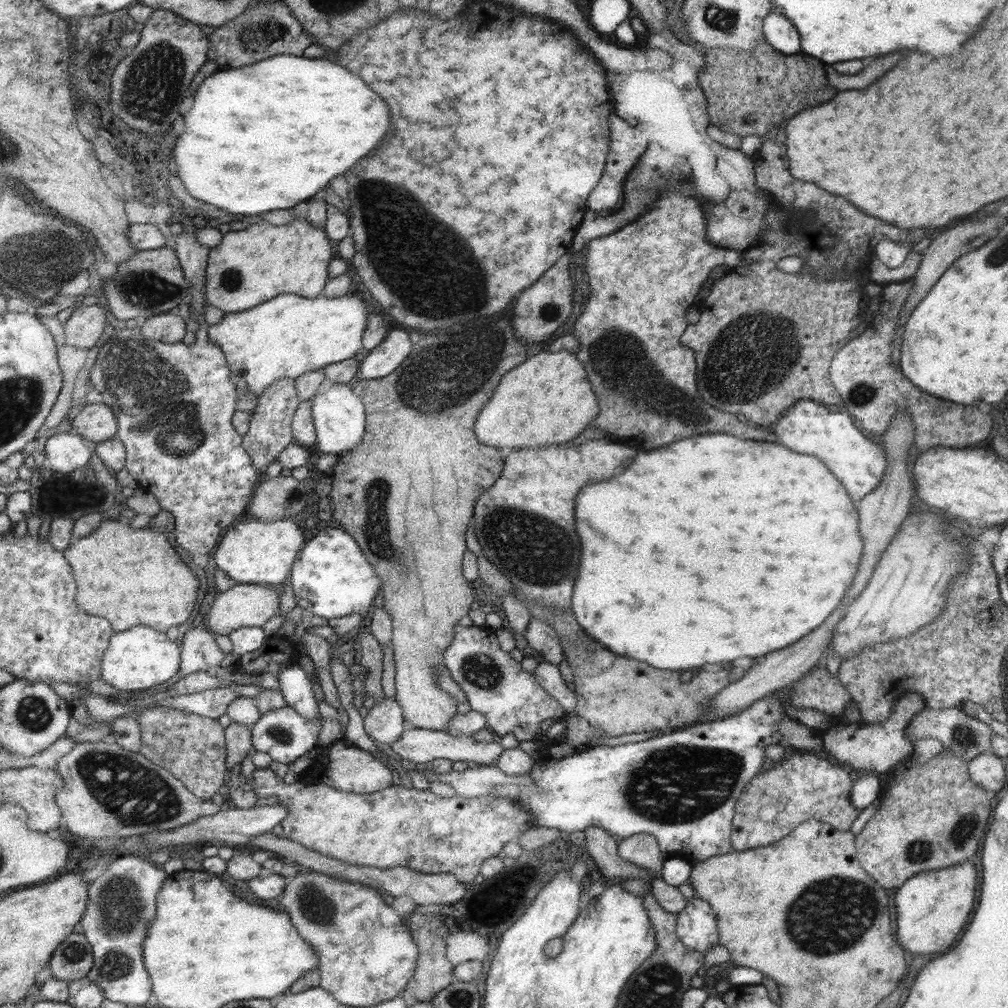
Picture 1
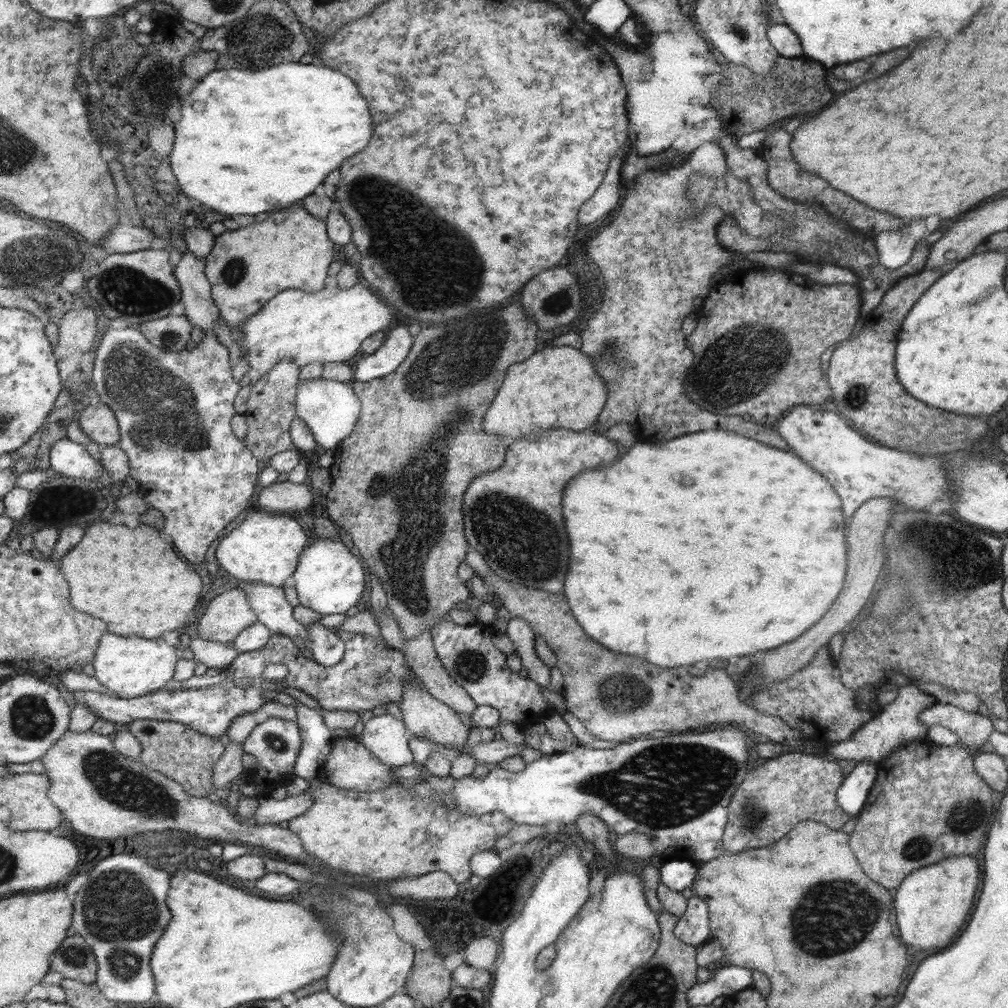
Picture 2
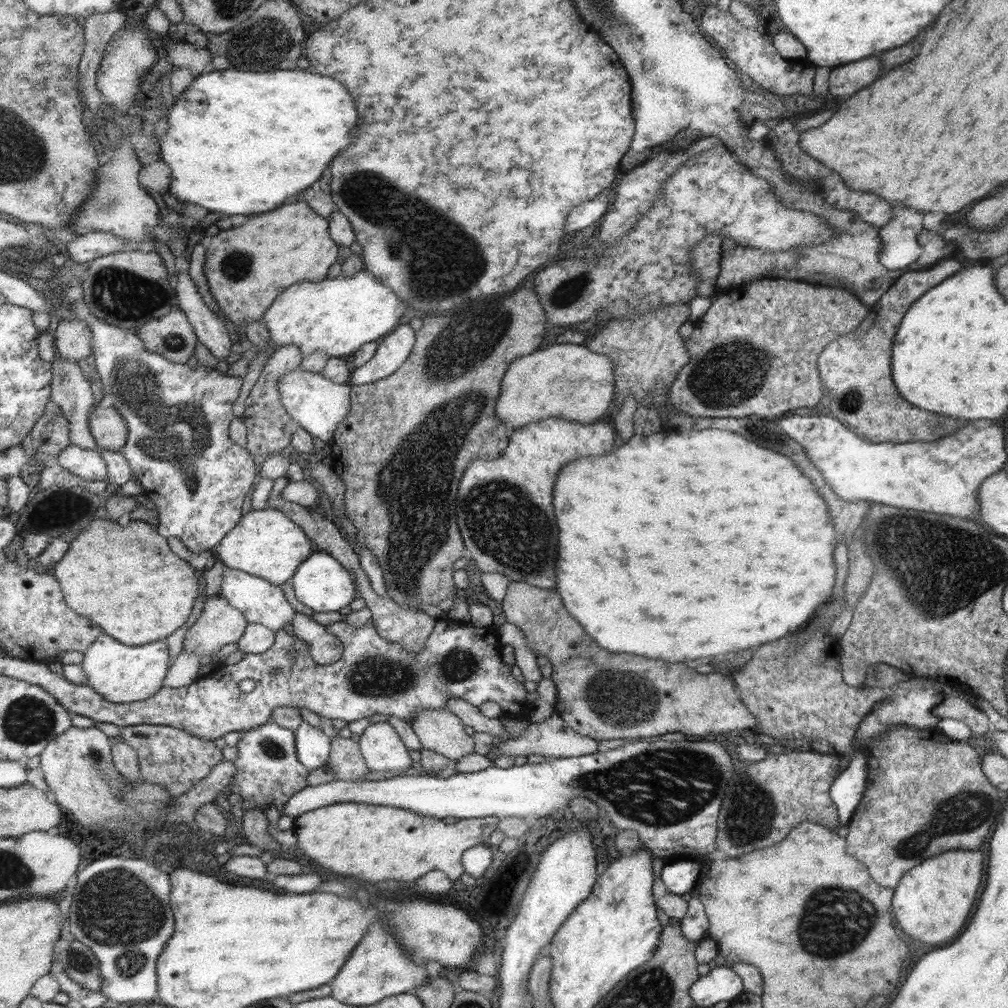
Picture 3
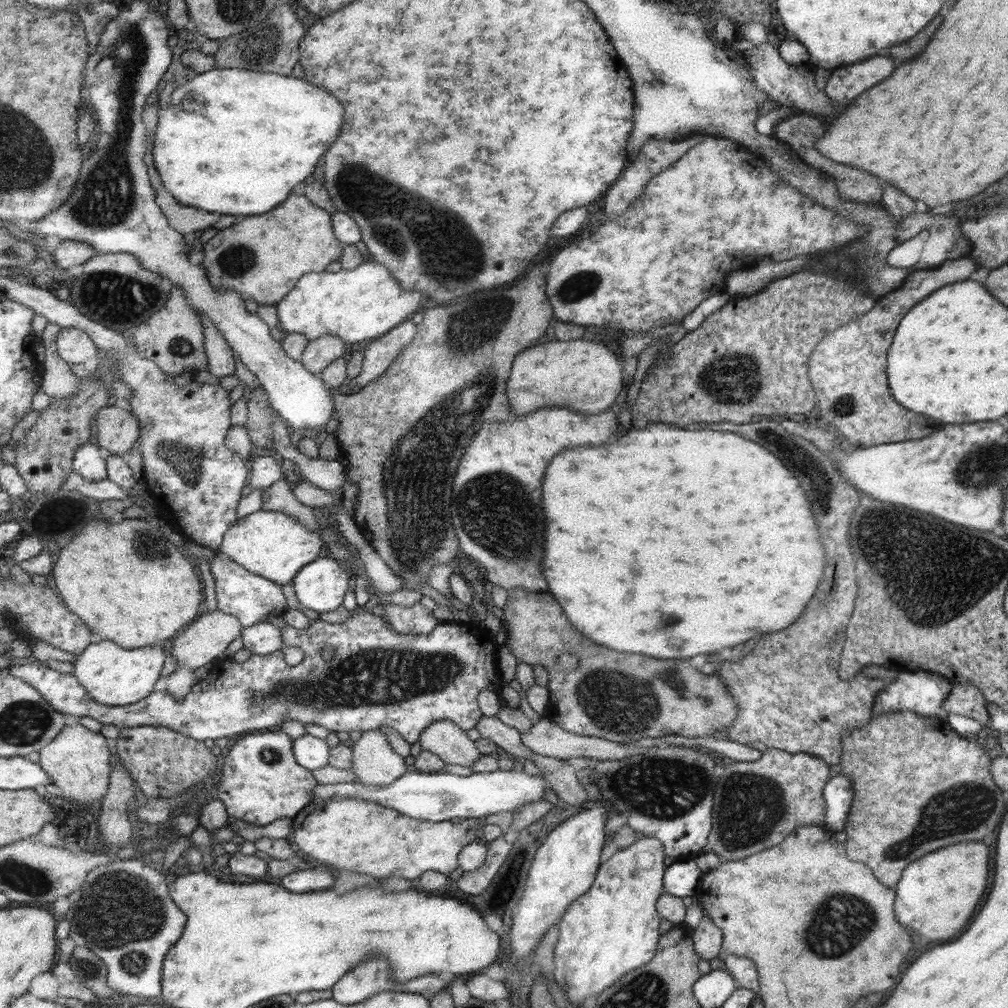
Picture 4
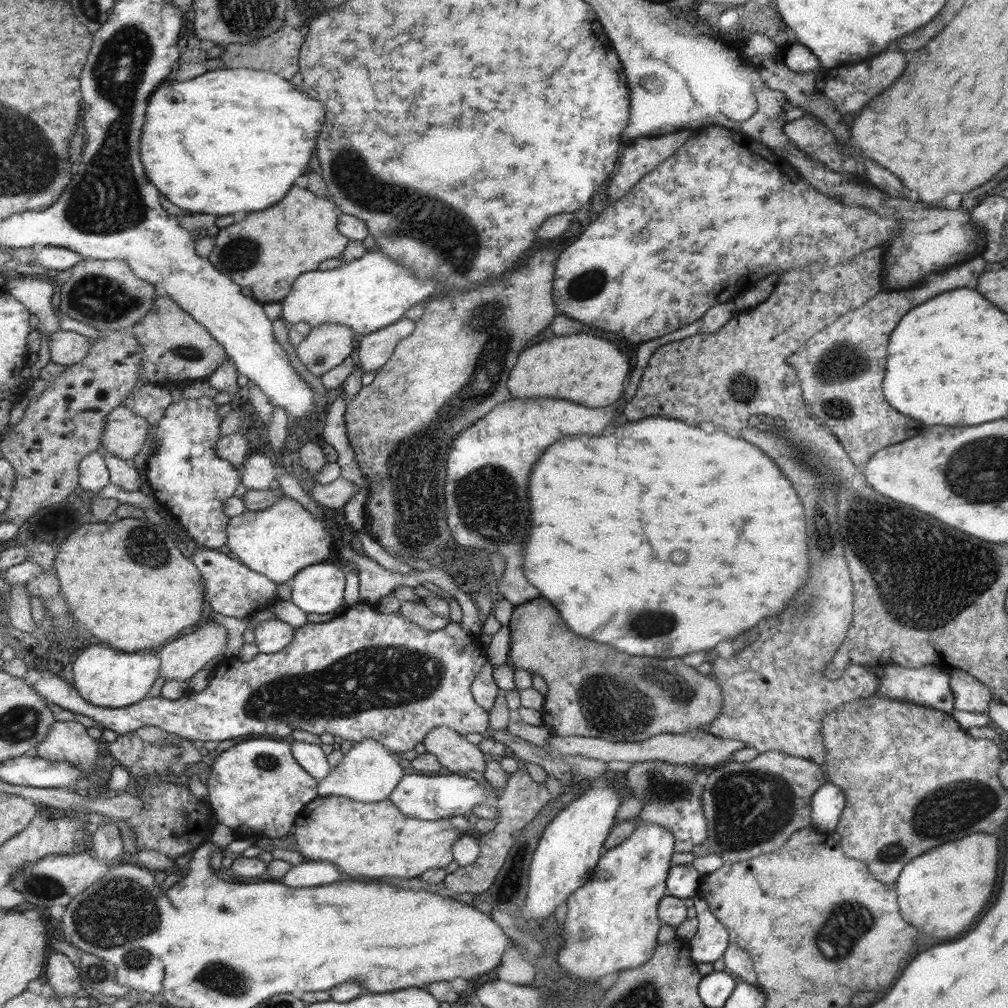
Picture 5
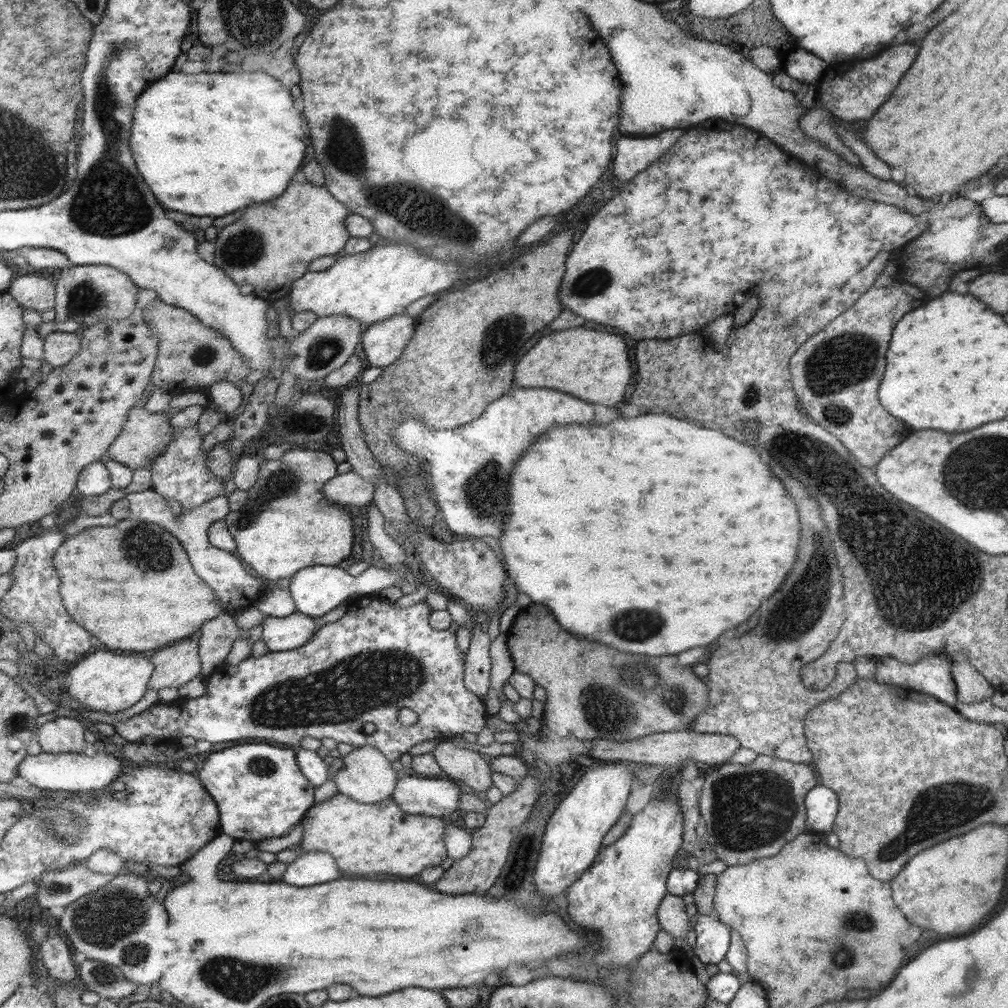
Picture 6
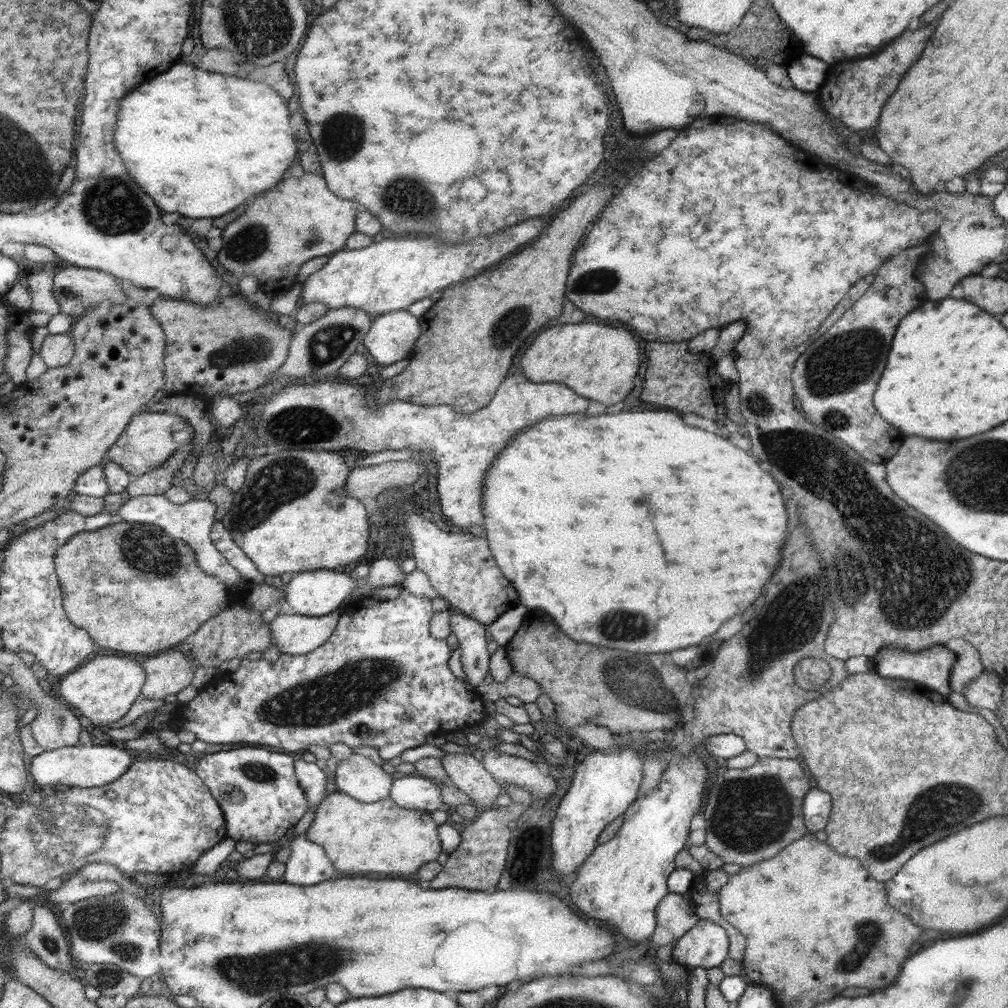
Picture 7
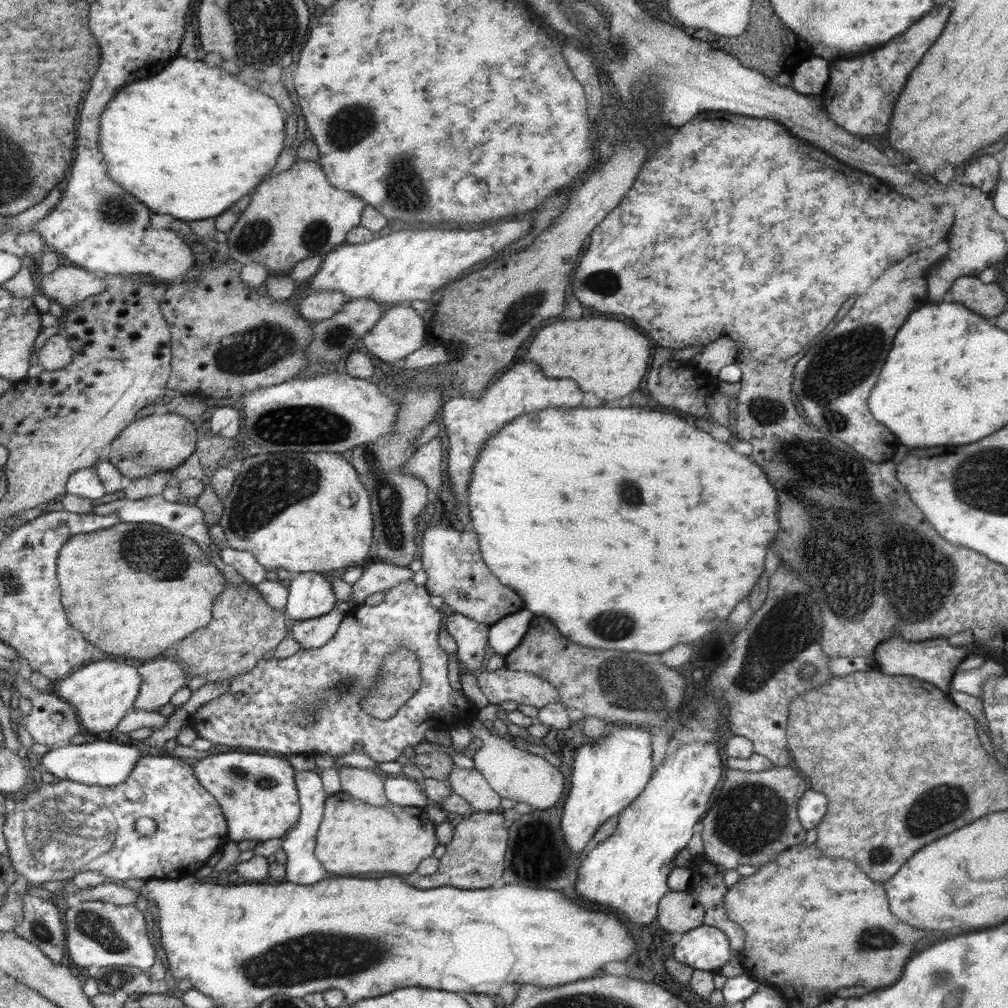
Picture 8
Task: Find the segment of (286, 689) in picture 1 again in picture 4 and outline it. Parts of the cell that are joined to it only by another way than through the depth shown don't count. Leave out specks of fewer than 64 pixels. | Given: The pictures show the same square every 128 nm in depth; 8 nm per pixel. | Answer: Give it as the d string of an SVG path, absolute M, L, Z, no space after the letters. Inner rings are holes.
M308 733L292 739L292 752L296 762L310 771L327 766L329 750L325 739L313 737Z

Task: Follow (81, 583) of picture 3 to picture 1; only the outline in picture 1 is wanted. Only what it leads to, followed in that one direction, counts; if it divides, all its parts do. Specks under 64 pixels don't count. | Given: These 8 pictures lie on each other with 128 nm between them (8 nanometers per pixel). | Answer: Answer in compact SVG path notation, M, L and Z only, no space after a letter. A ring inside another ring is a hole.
M117 520L115 526L103 526L101 536L91 536L73 542L64 553L73 567L74 577L79 582L76 596L79 606L88 614L109 618L113 626L117 626L117 633L129 630L135 624L145 624L153 630L165 633L170 627L184 624L195 606L198 580L195 580L191 570L179 560L179 556L167 544L161 532L147 532L147 528L129 528L123 520Z

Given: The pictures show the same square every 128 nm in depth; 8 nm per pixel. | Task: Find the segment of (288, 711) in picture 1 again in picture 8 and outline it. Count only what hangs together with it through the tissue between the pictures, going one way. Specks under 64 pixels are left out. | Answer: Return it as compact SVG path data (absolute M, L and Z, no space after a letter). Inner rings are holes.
M211 754L197 760L192 770L202 787L217 798L225 814L229 840L271 840L285 836L300 818L300 801L295 790L295 770L277 756L261 754Z

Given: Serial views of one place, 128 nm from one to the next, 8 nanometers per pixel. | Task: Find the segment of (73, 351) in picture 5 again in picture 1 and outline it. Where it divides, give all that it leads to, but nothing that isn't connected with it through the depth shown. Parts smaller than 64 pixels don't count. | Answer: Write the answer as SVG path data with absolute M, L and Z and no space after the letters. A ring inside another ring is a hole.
M100 305L80 306L65 322L65 343L76 348L93 348L106 330L109 312Z

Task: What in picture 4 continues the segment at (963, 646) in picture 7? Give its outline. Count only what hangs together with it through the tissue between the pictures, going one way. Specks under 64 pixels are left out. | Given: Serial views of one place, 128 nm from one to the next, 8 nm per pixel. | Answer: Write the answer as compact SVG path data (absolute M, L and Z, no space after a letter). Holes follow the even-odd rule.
M951 684L952 690L943 702L943 709L947 714L958 714L965 718L976 720L981 726L985 726L988 714L985 708L986 699L975 686L965 684Z

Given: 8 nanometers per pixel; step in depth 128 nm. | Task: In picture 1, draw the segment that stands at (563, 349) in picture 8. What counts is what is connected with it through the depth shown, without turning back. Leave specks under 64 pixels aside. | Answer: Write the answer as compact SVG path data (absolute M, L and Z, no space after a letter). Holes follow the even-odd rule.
M567 350L541 351L501 378L497 394L480 410L474 425L477 441L497 449L547 448L575 438L600 413L583 366Z

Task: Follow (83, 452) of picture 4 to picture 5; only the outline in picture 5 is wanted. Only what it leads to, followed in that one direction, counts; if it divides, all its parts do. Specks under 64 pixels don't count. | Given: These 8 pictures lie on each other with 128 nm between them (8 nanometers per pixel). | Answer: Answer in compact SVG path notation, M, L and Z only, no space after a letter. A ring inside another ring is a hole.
M92 452L80 462L80 489L98 494L110 482L110 470L99 452Z

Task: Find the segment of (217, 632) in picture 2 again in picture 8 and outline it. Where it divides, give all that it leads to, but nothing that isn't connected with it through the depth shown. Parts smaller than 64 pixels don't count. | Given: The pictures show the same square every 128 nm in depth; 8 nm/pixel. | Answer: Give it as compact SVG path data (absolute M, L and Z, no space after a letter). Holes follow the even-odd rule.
M154 659L137 670L143 680L133 708L137 711L156 712L160 706L169 703L177 690L186 687L189 680L185 668L172 659Z

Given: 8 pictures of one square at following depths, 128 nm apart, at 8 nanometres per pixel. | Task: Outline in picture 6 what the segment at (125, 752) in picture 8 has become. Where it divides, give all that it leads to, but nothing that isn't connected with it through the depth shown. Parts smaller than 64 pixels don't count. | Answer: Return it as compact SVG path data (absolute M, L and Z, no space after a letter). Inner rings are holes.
M102 752L86 753L40 753L37 756L28 756L20 766L18 776L26 780L30 785L45 790L65 790L65 792L93 792L104 790L122 776L121 770L128 768L127 762L120 758L117 760L111 754Z

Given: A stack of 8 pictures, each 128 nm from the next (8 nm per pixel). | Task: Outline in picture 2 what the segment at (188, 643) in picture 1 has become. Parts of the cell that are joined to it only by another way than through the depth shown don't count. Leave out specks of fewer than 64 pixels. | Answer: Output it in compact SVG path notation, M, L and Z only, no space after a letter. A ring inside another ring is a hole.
M193 638L189 640L186 654L194 663L202 664L205 668L225 669L238 653L233 648L227 648L226 644Z

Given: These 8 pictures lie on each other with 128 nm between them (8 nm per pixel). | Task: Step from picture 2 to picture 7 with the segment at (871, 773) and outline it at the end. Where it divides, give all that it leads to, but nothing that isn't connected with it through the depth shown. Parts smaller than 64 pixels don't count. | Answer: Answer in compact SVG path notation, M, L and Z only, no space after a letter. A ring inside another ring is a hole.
M817 788L806 791L802 811L804 825L809 833L819 832L825 828L829 810L831 810L831 798L825 792Z

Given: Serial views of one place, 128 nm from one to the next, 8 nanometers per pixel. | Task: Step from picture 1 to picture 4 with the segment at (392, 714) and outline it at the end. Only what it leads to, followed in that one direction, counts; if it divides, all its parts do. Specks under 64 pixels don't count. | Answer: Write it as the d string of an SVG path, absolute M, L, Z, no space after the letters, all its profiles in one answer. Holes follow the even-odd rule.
M375 729L362 732L353 742L349 771L356 774L352 783L388 785L405 773L405 762L391 750L385 735Z

